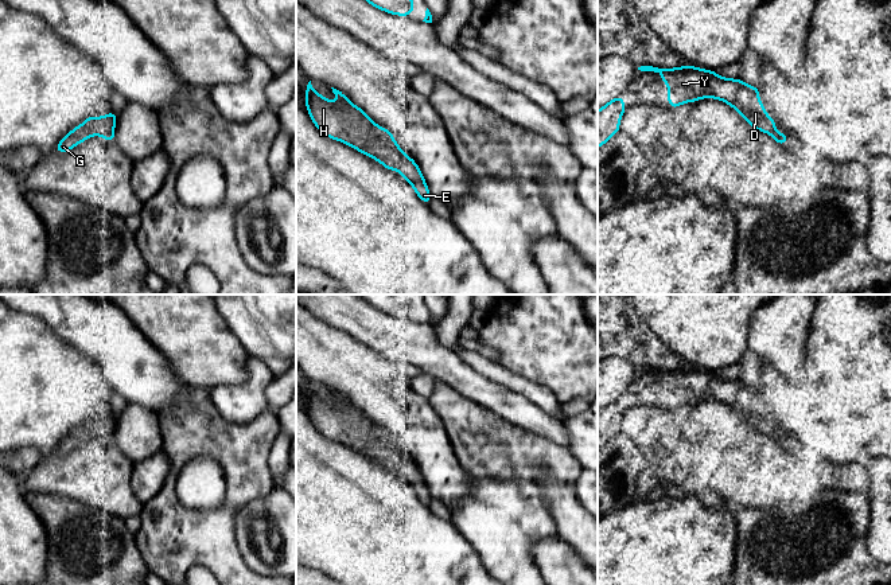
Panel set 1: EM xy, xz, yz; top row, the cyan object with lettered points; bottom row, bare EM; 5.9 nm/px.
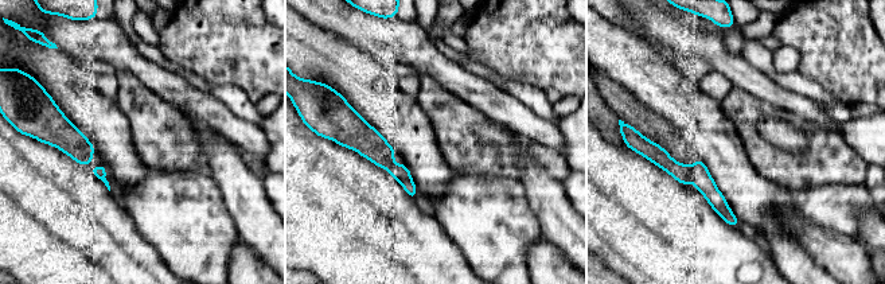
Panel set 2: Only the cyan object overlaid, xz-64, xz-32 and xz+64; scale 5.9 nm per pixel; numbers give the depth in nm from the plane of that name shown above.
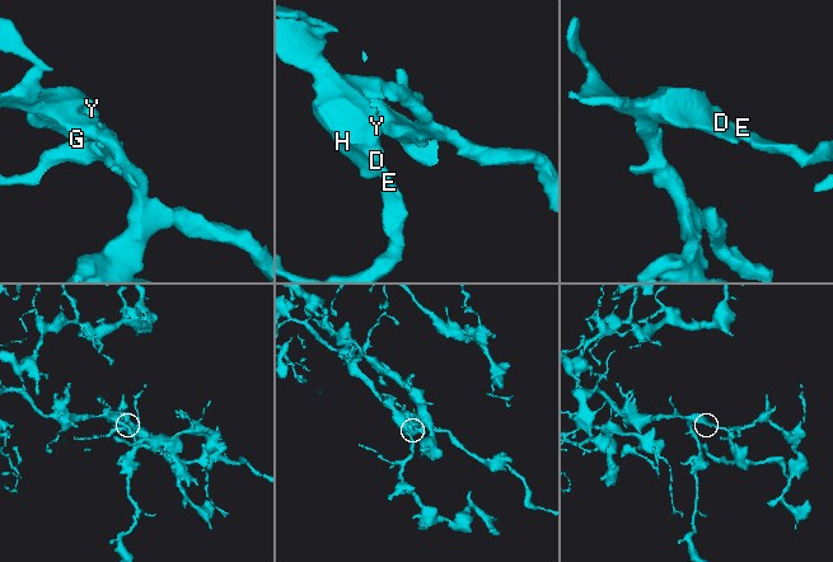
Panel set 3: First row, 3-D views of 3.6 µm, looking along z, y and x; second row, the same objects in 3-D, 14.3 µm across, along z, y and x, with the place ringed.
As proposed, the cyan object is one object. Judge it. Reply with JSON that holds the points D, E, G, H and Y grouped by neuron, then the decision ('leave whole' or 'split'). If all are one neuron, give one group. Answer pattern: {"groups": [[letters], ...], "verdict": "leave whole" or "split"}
{"groups": [["D", "E", "G", "H", "Y"]], "verdict": "leave whole"}

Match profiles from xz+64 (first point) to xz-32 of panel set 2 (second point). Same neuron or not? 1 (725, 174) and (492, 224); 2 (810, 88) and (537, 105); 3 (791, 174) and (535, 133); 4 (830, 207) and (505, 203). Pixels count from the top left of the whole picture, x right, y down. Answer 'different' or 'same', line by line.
1: different
2: same
3: different
4: same

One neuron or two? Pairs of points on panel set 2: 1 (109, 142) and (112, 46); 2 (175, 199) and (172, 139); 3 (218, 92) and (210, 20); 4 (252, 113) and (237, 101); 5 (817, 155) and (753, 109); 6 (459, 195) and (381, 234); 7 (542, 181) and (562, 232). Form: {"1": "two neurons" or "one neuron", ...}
{"1": "two neurons", "2": "two neurons", "3": "two neurons", "4": "one neuron", "5": "one neuron", "6": "two neurons", "7": "one neuron"}

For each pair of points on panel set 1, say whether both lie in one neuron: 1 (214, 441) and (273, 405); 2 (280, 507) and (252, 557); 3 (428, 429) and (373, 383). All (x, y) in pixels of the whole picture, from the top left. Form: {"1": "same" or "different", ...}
{"1": "different", "2": "same", "3": "same"}

